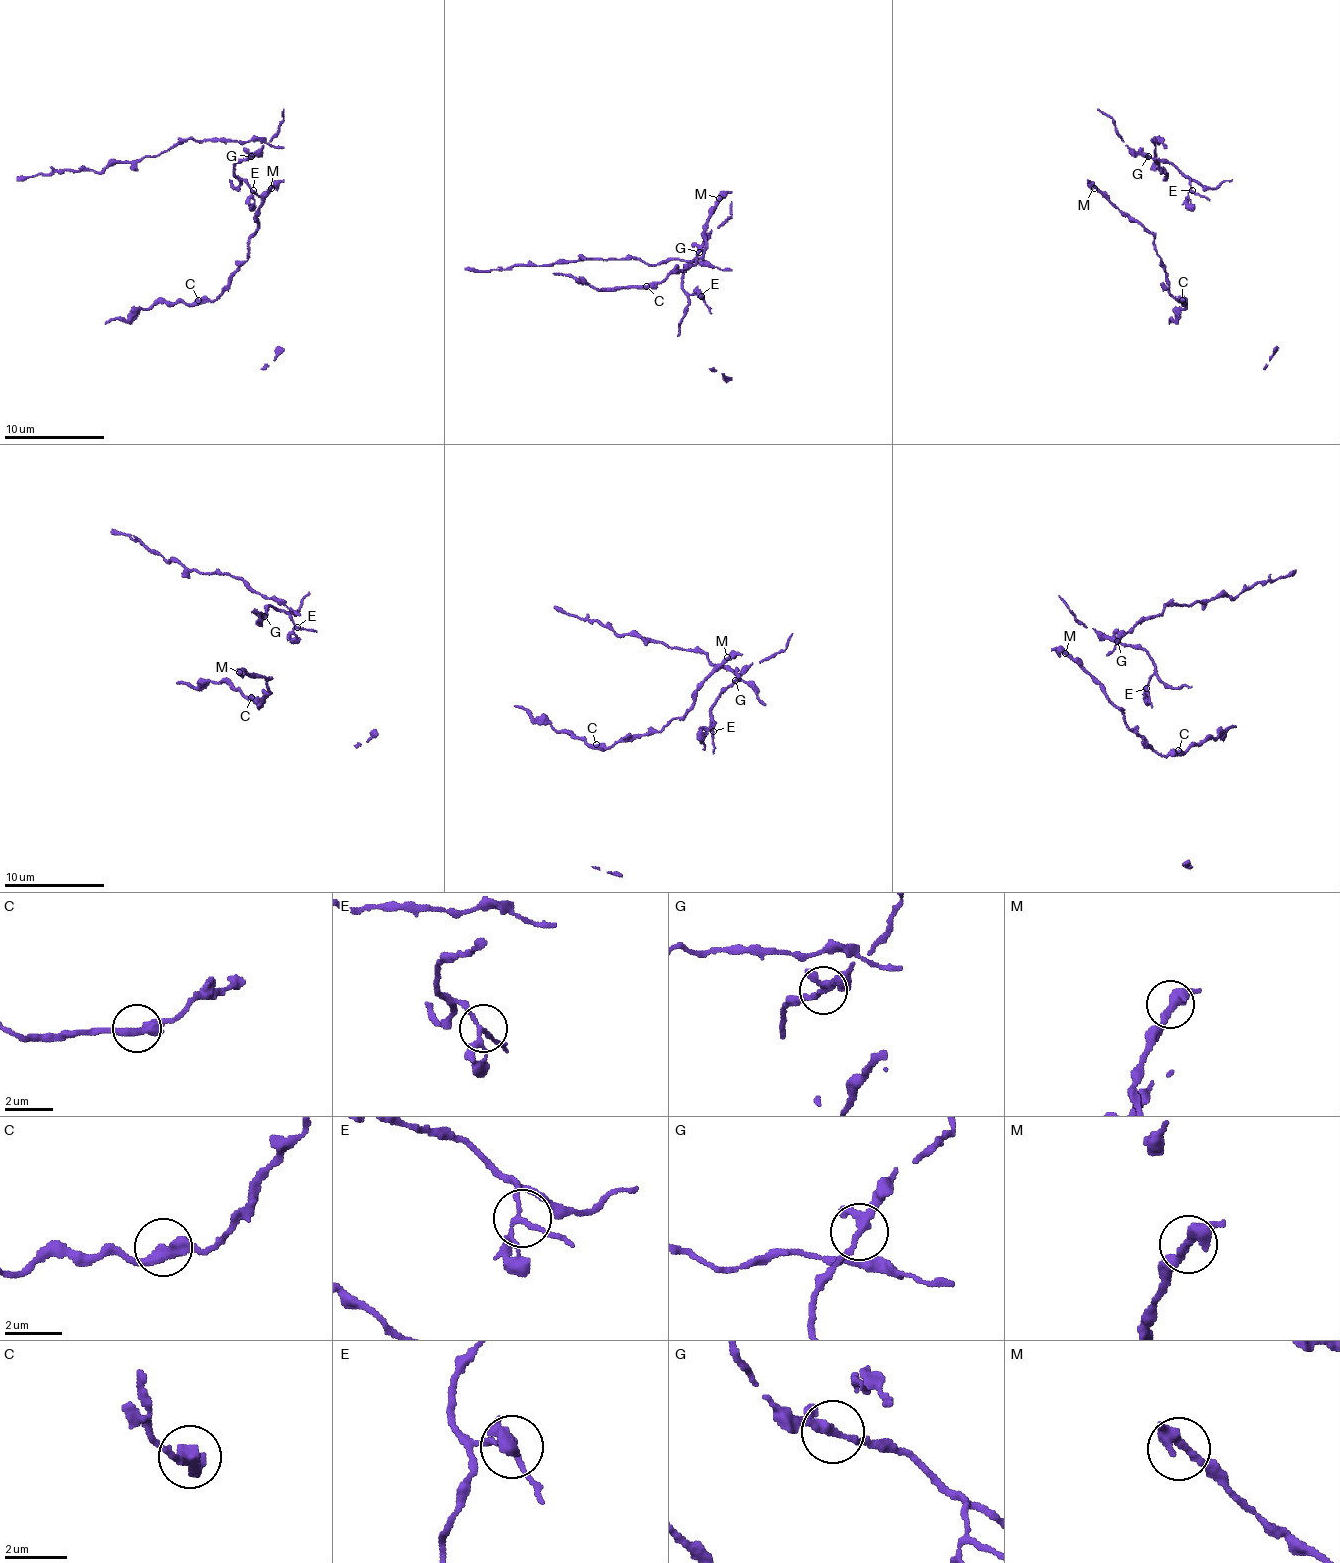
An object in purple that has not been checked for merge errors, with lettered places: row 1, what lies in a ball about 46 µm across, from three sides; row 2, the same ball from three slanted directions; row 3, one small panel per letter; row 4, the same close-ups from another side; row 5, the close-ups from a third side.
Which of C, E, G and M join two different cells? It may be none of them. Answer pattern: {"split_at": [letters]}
{"split_at": []}

